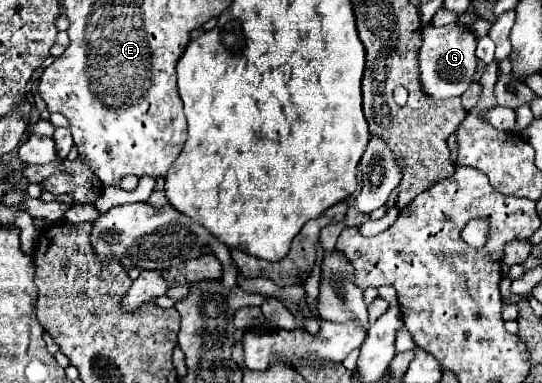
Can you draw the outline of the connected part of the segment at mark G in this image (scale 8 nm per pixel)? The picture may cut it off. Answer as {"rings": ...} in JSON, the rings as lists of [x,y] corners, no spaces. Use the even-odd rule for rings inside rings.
{"rings":[[[449,23],[445,27],[423,27],[423,45],[419,51],[419,71],[421,85],[435,99],[457,97],[467,91],[471,85],[477,57],[475,57],[475,35],[469,29],[463,29],[457,23]]]}

